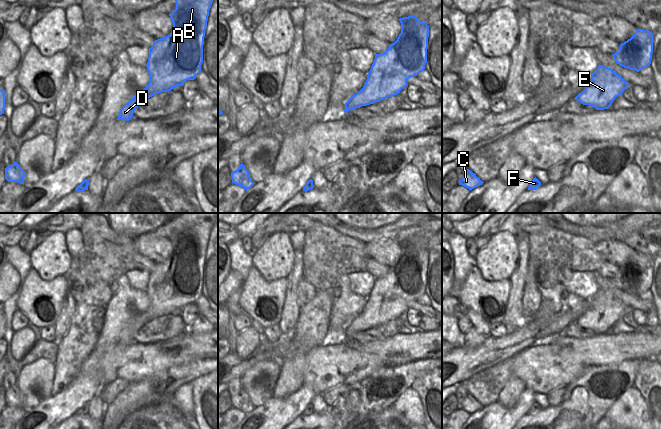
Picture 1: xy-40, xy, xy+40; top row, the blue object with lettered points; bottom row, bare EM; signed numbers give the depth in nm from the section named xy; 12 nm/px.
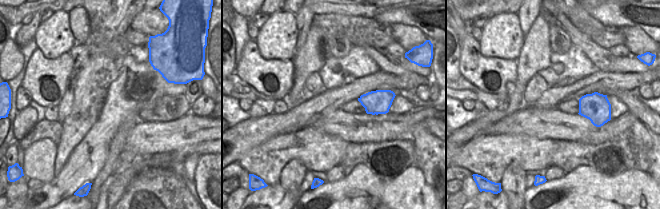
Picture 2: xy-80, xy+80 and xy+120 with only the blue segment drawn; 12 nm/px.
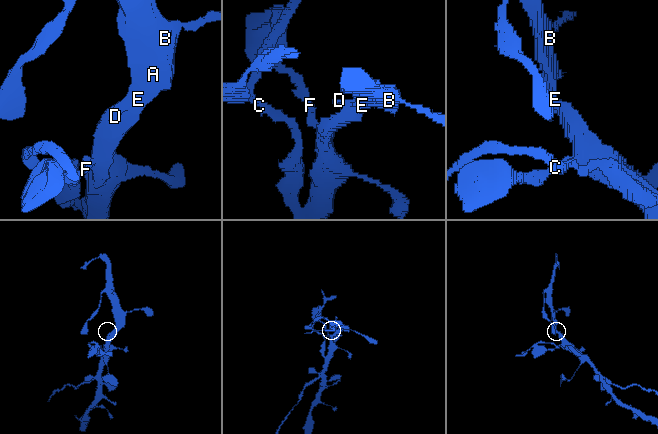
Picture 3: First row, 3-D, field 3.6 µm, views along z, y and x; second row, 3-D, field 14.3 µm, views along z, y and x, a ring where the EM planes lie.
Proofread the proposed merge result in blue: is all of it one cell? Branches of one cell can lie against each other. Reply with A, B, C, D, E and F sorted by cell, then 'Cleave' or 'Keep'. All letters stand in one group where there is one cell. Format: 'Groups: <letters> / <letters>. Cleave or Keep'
Groups: A B C D E F. Keep.

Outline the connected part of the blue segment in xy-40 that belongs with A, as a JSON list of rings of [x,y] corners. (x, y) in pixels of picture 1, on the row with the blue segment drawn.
[[[175,0],[176,9],[169,16],[173,23],[171,33],[155,40],[149,48],[147,71],[149,84],[137,93],[128,103],[120,109],[117,120],[129,121],[133,113],[145,100],[162,93],[169,92],[177,86],[182,86],[187,80],[194,80],[202,71],[203,45],[209,10],[213,0]]]

